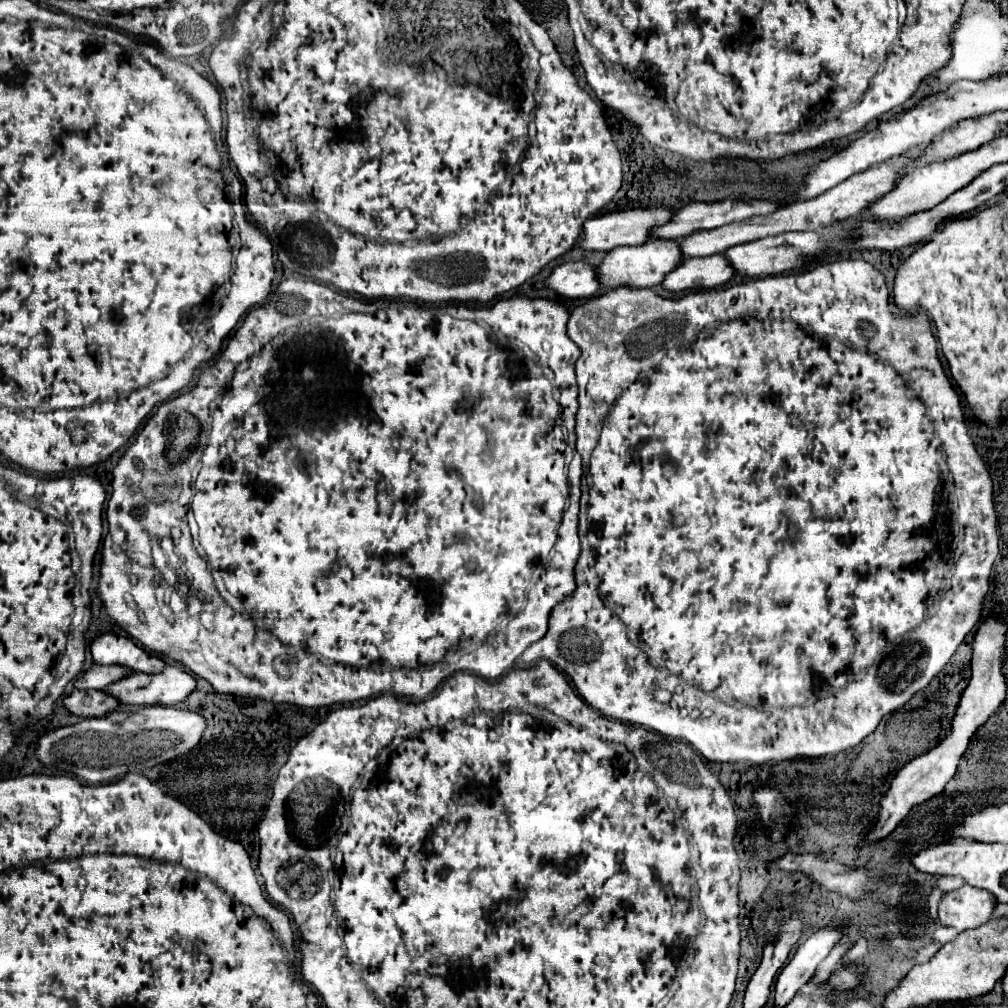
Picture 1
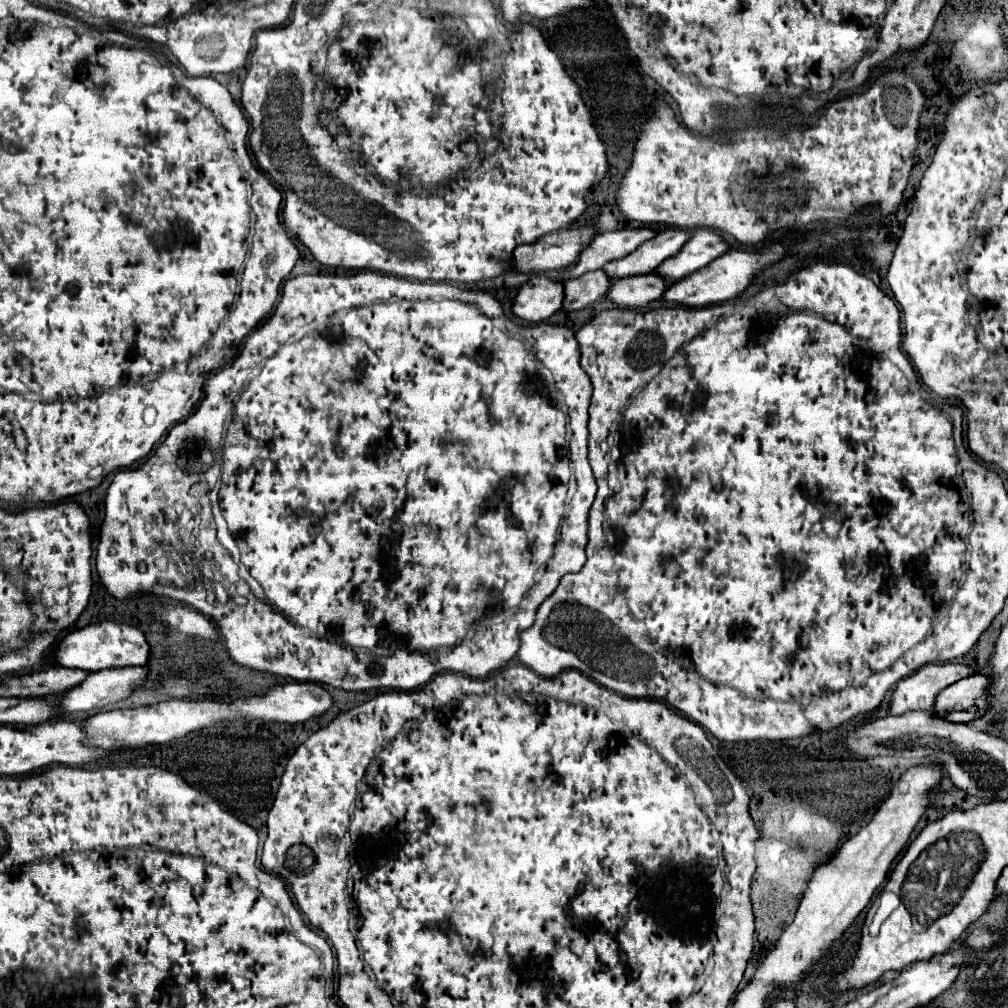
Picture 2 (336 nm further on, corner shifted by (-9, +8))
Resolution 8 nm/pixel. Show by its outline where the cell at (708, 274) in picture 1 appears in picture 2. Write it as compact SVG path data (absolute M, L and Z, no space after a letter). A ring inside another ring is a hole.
M655 274L621 278L611 284L607 292L607 300L611 300L617 308L635 310L647 306L651 300L657 300L667 286L669 282Z

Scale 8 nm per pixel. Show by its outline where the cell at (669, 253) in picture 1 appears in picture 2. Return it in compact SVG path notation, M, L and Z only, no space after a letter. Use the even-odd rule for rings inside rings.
M595 270L595 272L587 272L581 278L573 278L573 280L565 280L563 288L565 288L565 298L563 298L563 312L575 312L585 308L587 304L599 300L611 286L611 280L605 276L605 272Z

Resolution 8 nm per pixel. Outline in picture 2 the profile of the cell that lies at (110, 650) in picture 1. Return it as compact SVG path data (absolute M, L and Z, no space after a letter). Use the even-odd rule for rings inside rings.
M109 620L89 624L87 628L67 634L55 650L57 666L81 668L85 672L97 672L97 670L121 668L121 666L143 666L147 658L149 658L149 644L145 642L143 632L129 624L119 624L119 622L109 622Z

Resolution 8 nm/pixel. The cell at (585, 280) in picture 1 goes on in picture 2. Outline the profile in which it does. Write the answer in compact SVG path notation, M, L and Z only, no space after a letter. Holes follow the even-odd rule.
M533 276L521 284L513 298L513 314L529 324L539 324L553 316L563 302L563 284L547 276Z

